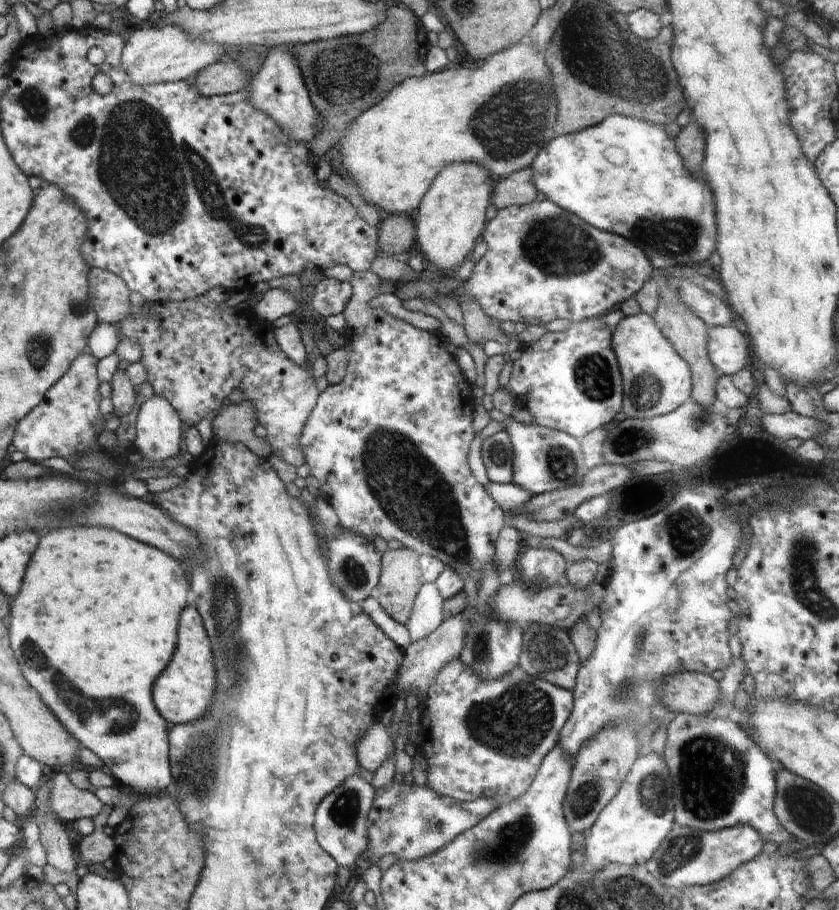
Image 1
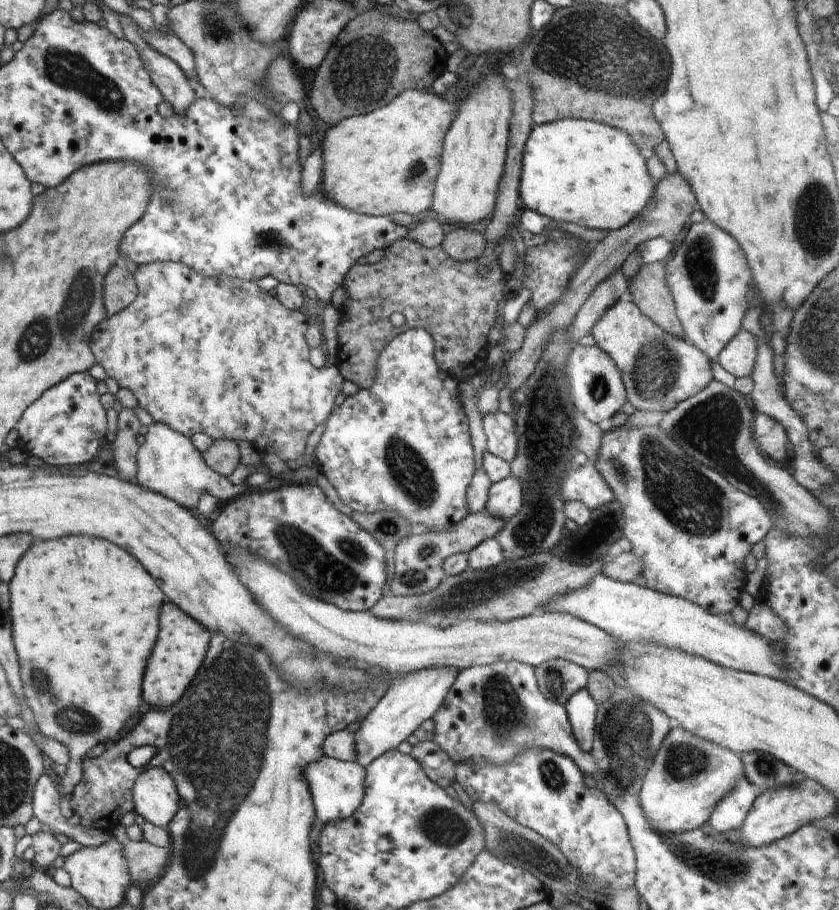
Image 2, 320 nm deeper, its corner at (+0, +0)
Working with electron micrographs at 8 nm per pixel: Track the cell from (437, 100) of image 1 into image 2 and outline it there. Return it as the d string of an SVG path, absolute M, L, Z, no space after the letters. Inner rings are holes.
M410 89L372 112L344 118L326 131L322 142L319 187L332 202L361 215L426 212L433 205L443 136L459 108L431 91Z

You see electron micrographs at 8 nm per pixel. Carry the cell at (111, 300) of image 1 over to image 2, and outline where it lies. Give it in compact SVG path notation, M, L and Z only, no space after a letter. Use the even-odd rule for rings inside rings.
M117 263L110 267L103 282L103 303L107 316L118 315L138 298L139 287L132 268Z

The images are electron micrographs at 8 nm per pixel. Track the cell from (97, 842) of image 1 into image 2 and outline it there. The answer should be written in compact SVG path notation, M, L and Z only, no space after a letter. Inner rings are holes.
M130 841L123 846L123 853L128 860L130 878L133 884L146 886L150 882L158 882L169 864L170 850L168 847L158 847L148 841Z

